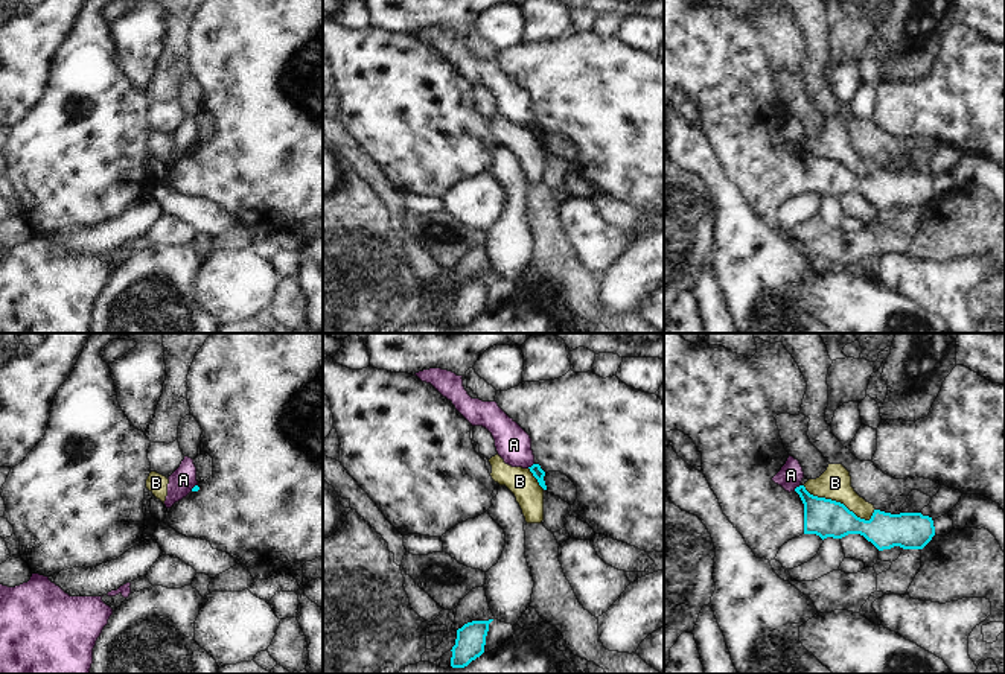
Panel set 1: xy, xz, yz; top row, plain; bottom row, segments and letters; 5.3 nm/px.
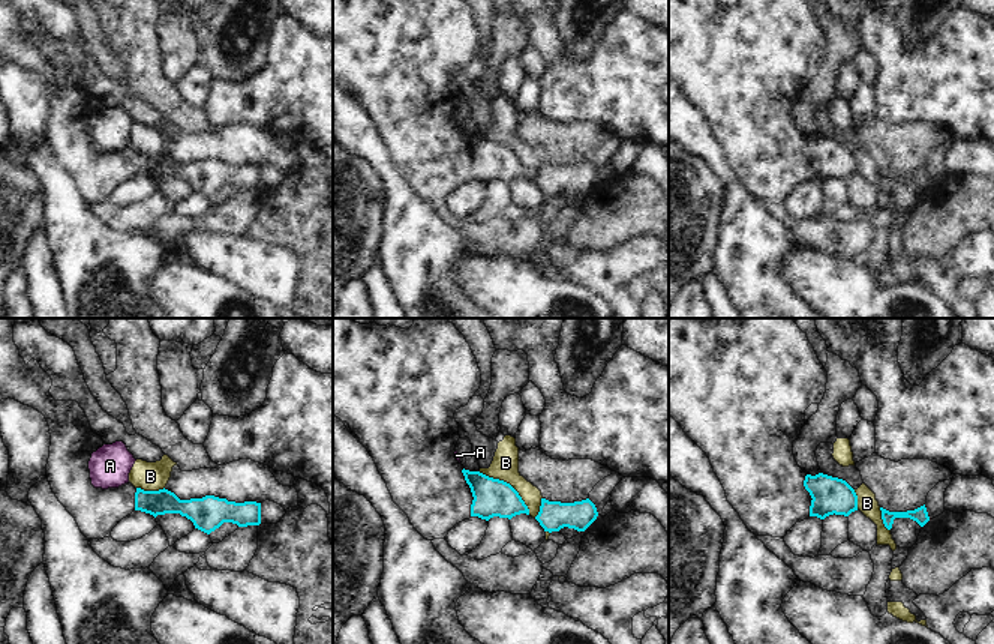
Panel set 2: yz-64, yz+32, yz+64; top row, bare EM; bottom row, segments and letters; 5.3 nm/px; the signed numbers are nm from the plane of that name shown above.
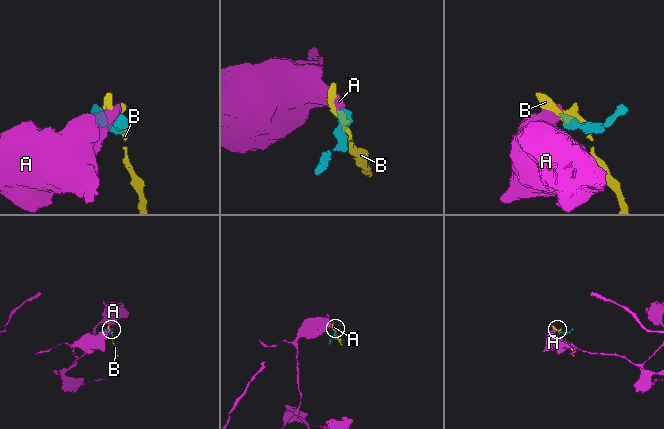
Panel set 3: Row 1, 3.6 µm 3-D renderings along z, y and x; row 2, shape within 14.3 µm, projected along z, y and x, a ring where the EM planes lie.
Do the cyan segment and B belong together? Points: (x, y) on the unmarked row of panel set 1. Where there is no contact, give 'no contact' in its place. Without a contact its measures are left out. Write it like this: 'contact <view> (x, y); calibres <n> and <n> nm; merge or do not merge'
contact yz (839, 162); calibres 200 and 170 nm; do not merge

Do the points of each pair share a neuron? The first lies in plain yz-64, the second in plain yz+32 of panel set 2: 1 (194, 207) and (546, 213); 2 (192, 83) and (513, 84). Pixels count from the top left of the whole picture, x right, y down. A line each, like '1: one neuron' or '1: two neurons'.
1: two neurons
2: two neurons

